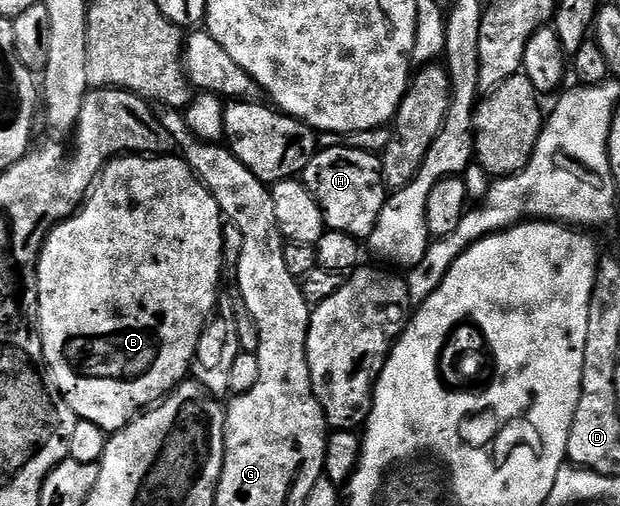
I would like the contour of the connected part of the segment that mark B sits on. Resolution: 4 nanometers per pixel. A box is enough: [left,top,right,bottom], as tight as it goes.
[38,153,224,433]

